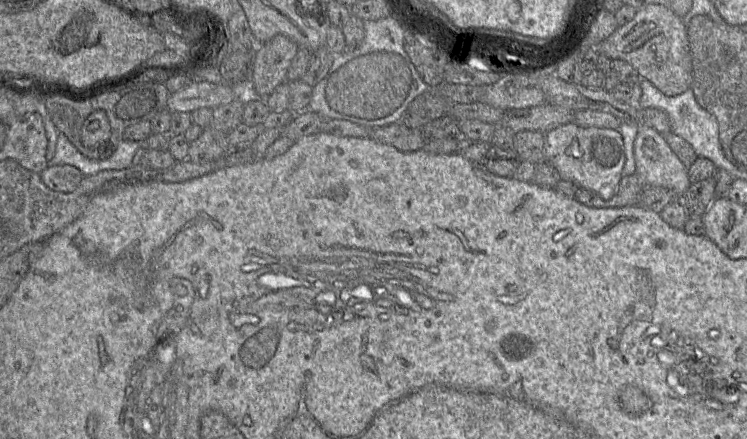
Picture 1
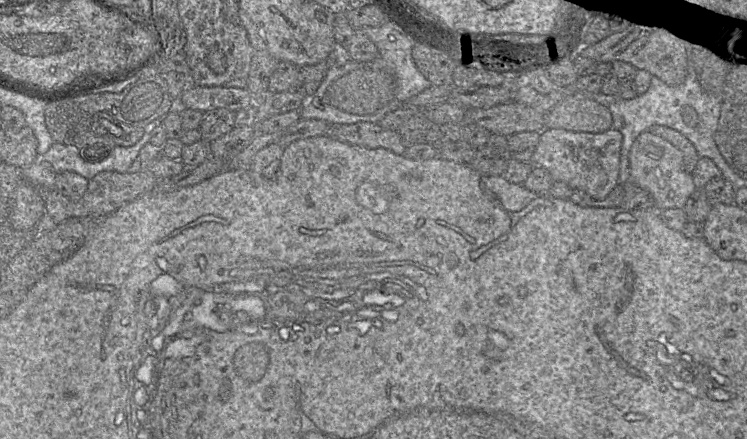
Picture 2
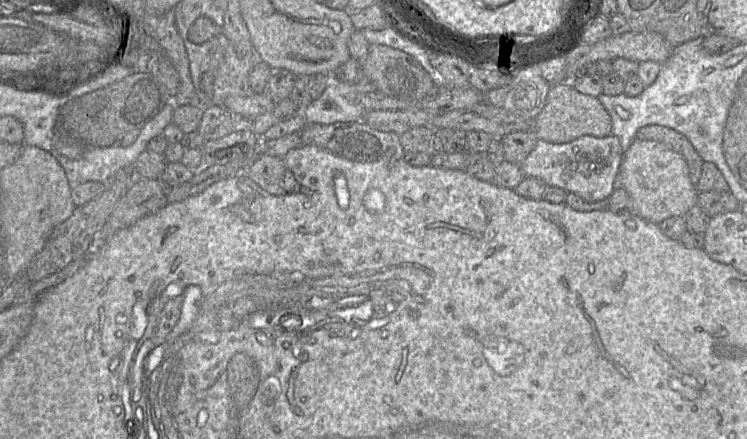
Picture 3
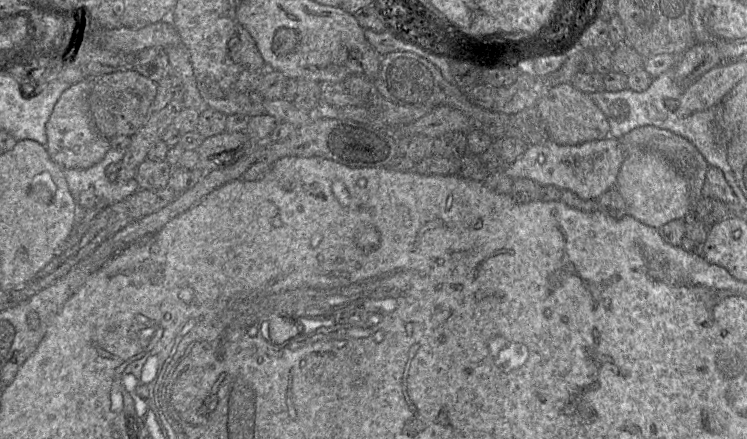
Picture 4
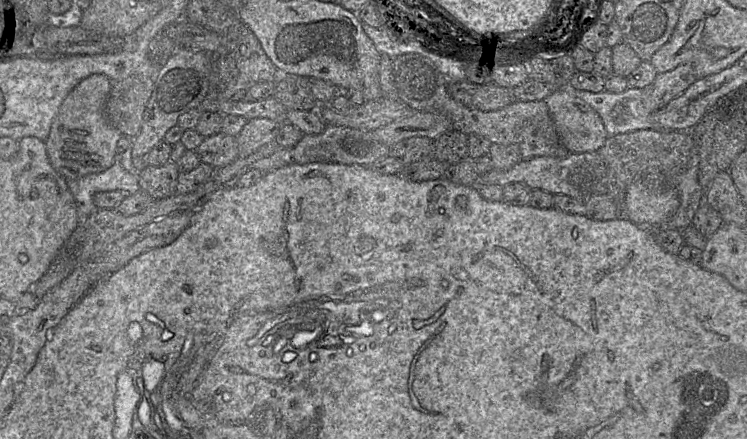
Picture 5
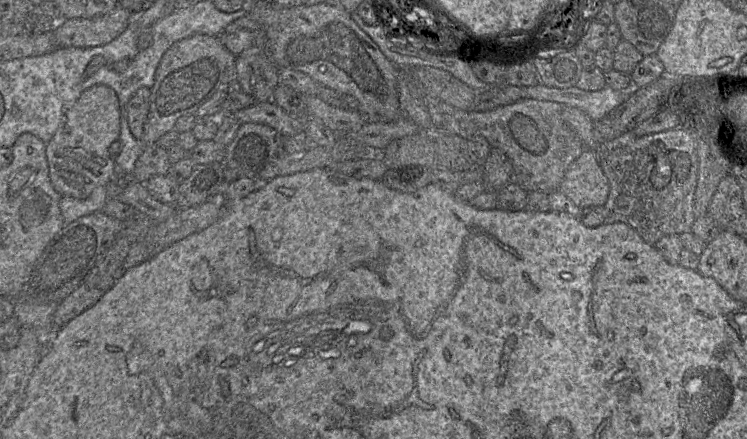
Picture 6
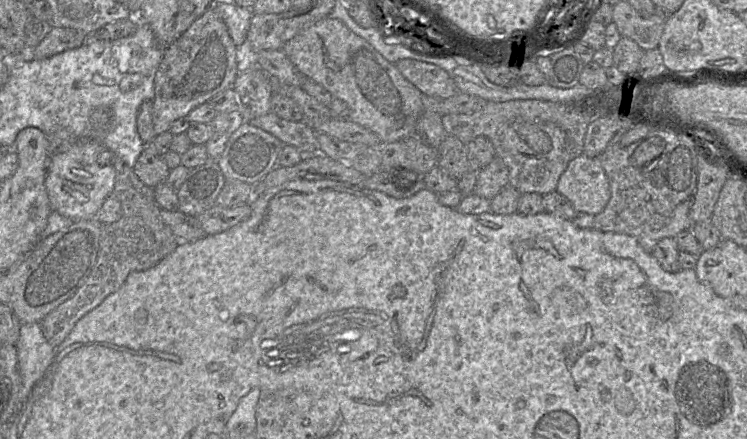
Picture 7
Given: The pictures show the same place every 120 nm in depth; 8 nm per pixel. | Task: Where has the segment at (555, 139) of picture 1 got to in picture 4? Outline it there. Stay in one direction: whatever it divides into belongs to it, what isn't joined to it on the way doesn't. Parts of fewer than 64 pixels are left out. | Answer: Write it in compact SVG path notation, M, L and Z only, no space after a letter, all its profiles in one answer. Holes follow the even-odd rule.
M611 136L578 145L560 145L548 139L529 145L522 156L502 169L513 180L528 178L541 186L553 185L560 190L572 191L581 199L596 199L615 186L624 157L618 139Z

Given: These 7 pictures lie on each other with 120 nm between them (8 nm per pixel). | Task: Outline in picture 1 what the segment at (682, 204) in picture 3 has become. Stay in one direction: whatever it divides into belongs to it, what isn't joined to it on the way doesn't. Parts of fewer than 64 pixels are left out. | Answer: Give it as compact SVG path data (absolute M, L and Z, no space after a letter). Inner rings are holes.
M638 126L634 141L636 175L644 186L664 187L683 197L691 182L687 168L672 151L664 136L653 127Z

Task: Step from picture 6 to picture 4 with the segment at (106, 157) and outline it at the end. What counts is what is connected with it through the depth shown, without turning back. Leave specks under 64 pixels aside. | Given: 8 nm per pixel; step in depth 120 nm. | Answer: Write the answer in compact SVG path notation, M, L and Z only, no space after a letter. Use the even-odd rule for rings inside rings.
M85 79L67 88L57 100L46 123L46 149L51 159L61 168L85 169L100 162L110 149L109 139L102 136L90 116L88 95L94 79Z

